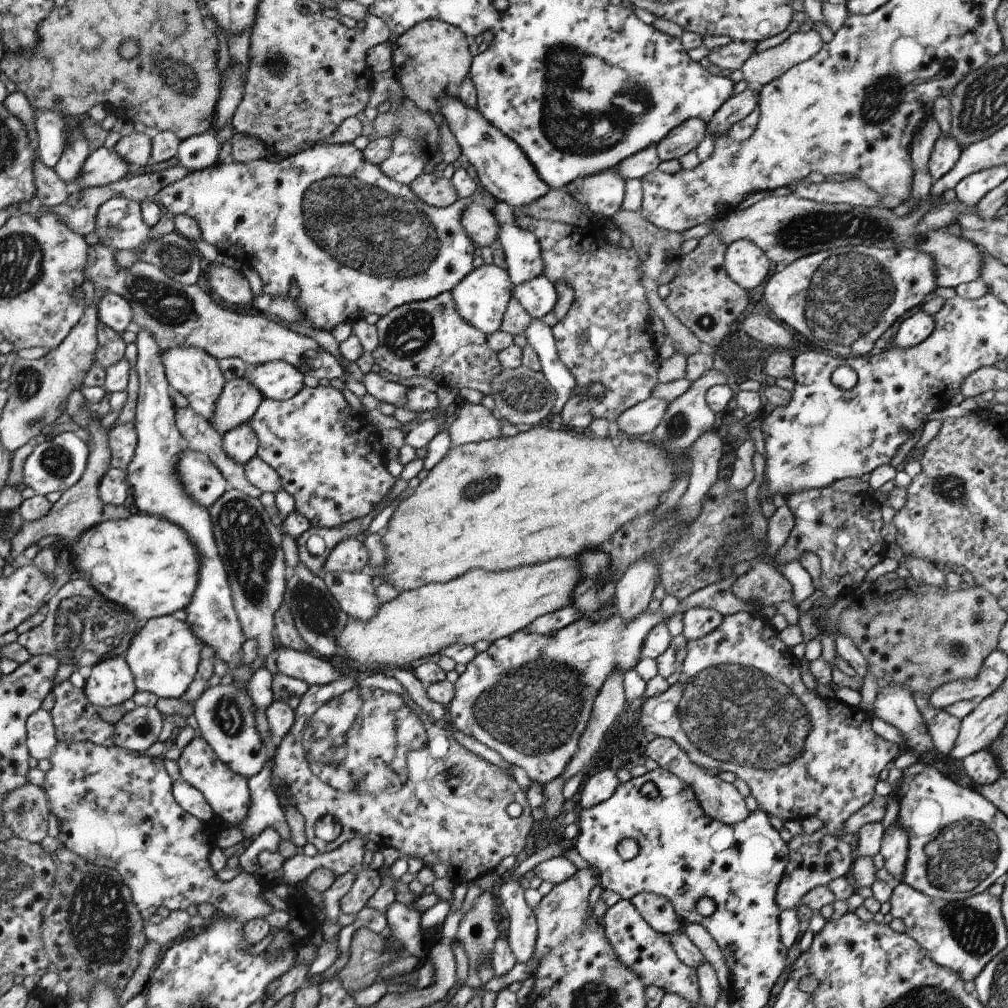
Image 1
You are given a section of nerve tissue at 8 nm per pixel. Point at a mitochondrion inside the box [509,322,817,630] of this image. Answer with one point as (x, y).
(678, 425)

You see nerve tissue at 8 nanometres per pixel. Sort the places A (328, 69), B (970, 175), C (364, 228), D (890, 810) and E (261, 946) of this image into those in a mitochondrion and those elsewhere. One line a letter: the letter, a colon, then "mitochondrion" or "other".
A: other
B: other
C: mitochondrion
D: other
E: other

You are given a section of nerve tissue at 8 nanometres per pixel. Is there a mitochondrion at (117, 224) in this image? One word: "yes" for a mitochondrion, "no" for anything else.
yes

